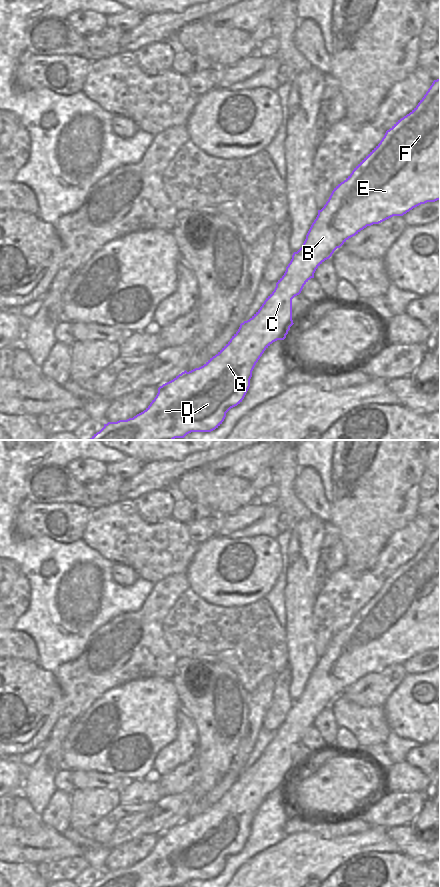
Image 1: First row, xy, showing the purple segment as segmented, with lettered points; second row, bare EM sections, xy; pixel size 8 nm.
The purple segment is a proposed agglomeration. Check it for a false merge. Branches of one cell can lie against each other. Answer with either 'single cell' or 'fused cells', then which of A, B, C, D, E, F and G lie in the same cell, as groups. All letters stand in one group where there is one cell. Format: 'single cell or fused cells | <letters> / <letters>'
single cell | A B C D E F G

